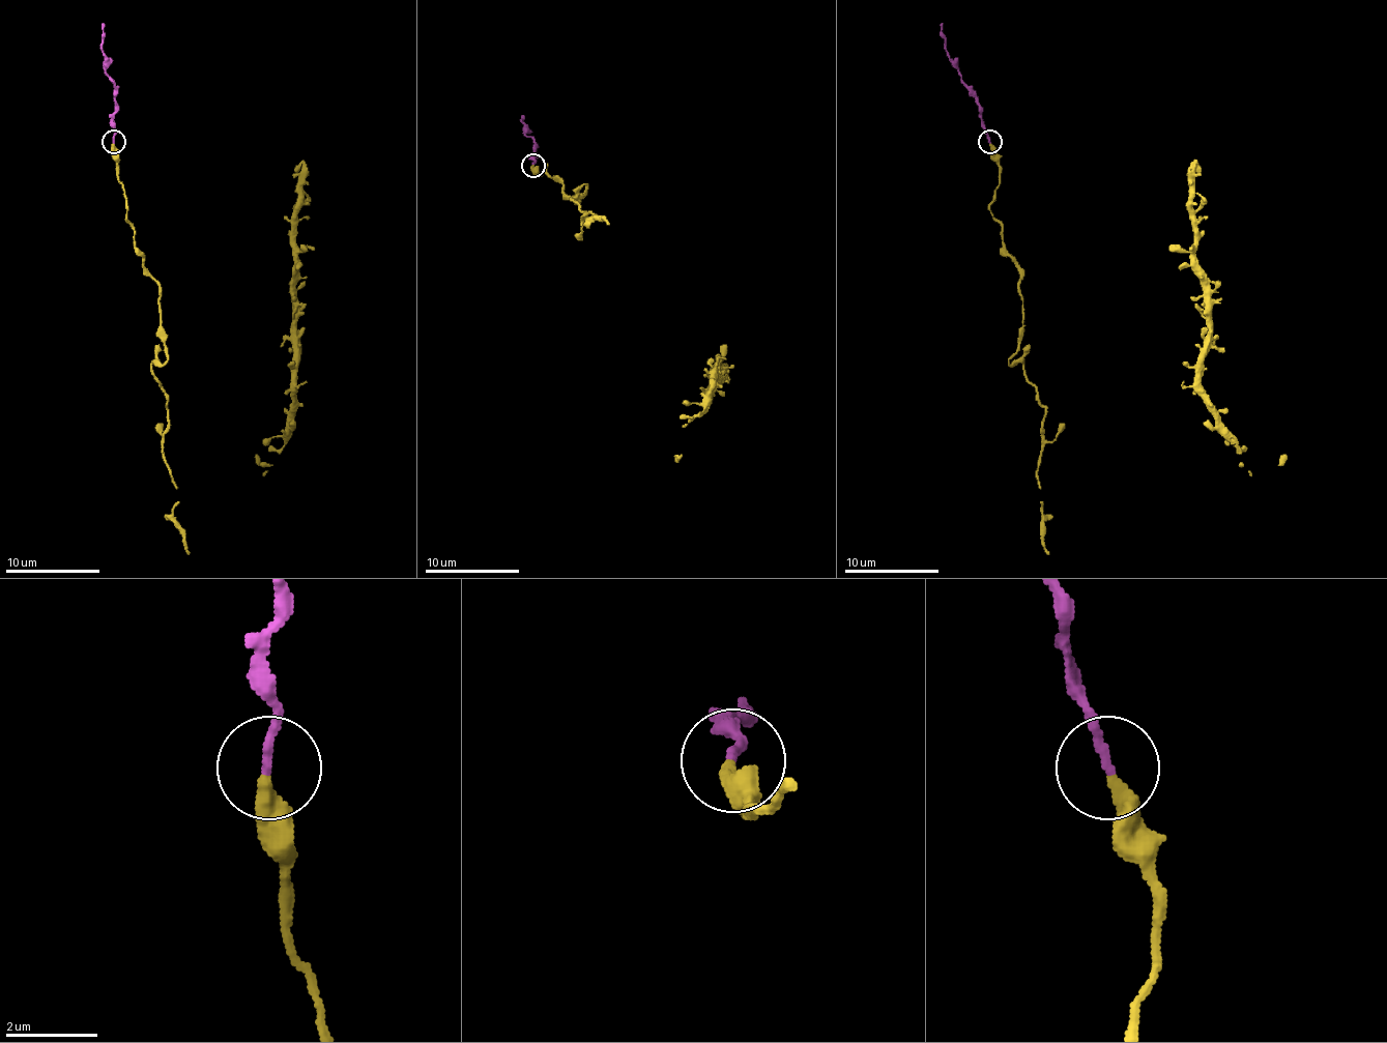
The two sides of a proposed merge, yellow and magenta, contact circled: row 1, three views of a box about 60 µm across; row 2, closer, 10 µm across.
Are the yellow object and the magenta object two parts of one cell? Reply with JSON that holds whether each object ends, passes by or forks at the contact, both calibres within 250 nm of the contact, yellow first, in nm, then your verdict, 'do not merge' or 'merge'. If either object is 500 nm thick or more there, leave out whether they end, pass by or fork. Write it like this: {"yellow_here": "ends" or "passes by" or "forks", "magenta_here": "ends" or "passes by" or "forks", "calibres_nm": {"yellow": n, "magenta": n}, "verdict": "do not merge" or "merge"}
{"yellow_here": "ends", "magenta_here": "ends", "calibres_nm": {"yellow": 360, "magenta": 180}, "verdict": "merge"}

